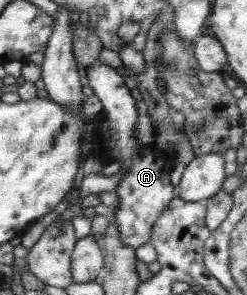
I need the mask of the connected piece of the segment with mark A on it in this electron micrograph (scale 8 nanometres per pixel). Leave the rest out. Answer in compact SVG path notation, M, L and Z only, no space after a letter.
M93 61L86 67L87 83L93 89L94 94L99 97L103 104L103 111L110 121L109 141L107 151L109 156L121 161L121 169L125 173L116 187L119 203L115 209L111 209L110 216L113 217L116 231L120 241L135 250L151 242L152 232L159 215L169 207L171 200L176 197L177 188L171 184L169 173L173 169L171 156L166 153L147 153L147 147L137 145L135 141L135 125L139 119L136 101L138 97L132 92L118 71L101 61Z

